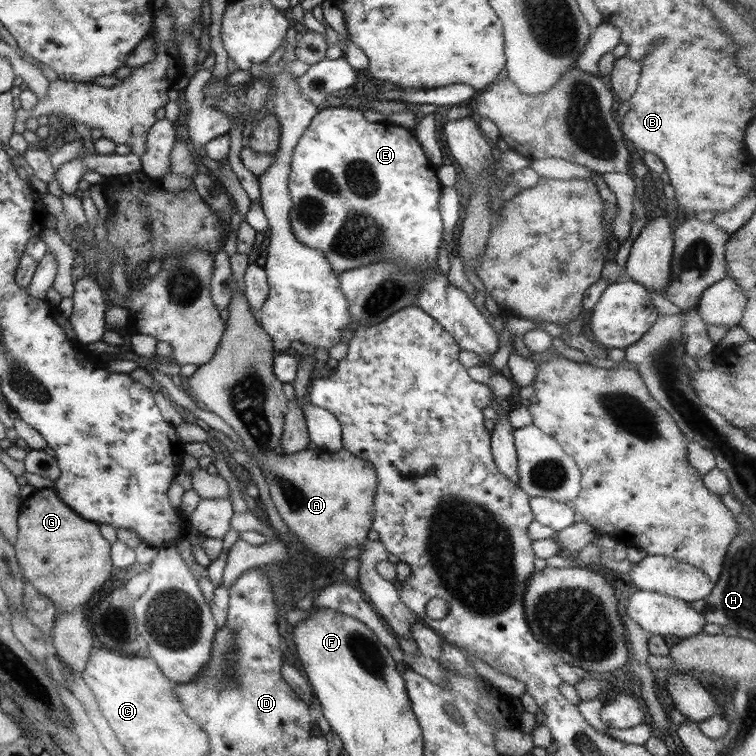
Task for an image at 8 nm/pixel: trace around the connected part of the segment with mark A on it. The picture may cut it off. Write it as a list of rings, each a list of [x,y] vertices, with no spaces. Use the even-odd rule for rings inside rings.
[[[229,274],[227,278],[229,302],[226,306],[228,318],[224,322],[223,334],[219,346],[215,348],[211,360],[199,365],[190,377],[184,379],[186,389],[201,403],[206,410],[221,418],[237,434],[241,445],[255,460],[263,478],[269,487],[270,498],[287,526],[297,540],[321,559],[335,559],[342,556],[341,551],[347,547],[358,547],[367,540],[367,532],[373,521],[373,497],[376,490],[376,475],[369,462],[353,457],[345,450],[331,453],[327,450],[299,450],[299,453],[278,456],[275,448],[280,446],[283,427],[283,412],[287,399],[272,371],[274,348],[270,336],[261,328],[257,315],[254,315],[243,292],[237,292],[235,280]]]

